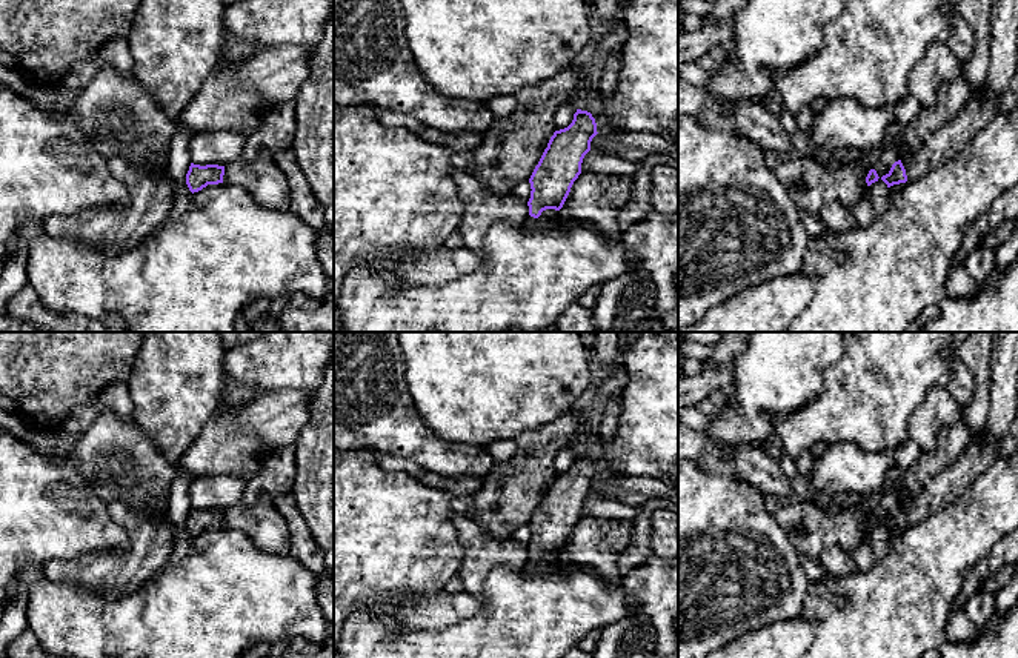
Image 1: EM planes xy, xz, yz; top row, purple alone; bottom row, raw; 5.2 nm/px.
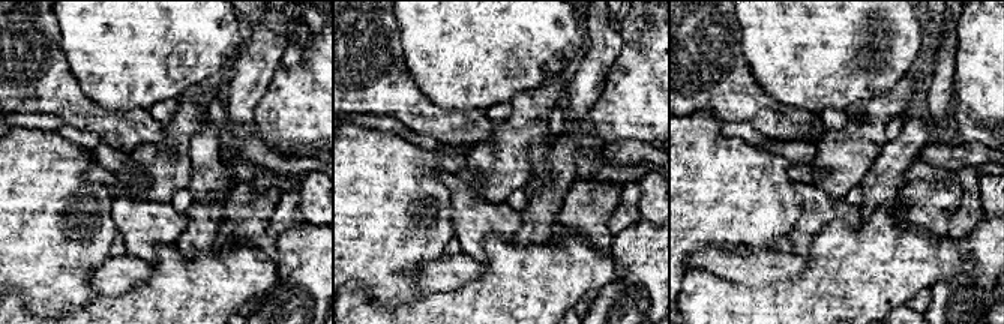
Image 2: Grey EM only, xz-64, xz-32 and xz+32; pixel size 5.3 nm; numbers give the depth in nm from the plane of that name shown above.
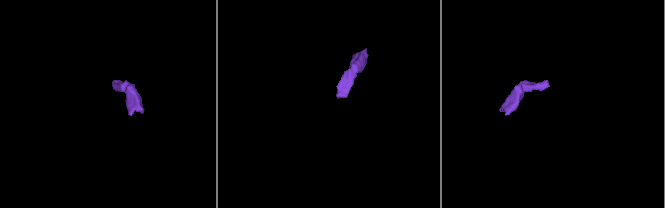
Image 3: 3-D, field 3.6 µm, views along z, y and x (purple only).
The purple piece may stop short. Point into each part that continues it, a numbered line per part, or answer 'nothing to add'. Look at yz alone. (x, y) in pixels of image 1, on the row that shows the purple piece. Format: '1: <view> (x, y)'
1: yz (943, 145)

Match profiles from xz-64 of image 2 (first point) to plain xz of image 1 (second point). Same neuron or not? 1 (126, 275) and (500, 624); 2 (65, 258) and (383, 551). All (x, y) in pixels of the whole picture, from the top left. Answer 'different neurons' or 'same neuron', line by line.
1: different neurons
2: same neuron

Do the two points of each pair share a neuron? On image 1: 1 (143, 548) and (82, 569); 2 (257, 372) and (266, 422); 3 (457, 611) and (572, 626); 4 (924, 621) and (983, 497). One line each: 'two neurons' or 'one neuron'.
1: one neuron
2: two neurons
3: two neurons
4: one neuron

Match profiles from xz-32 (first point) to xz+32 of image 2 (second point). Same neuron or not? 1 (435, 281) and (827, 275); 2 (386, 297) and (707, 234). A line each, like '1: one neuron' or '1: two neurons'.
1: two neurons
2: one neuron

